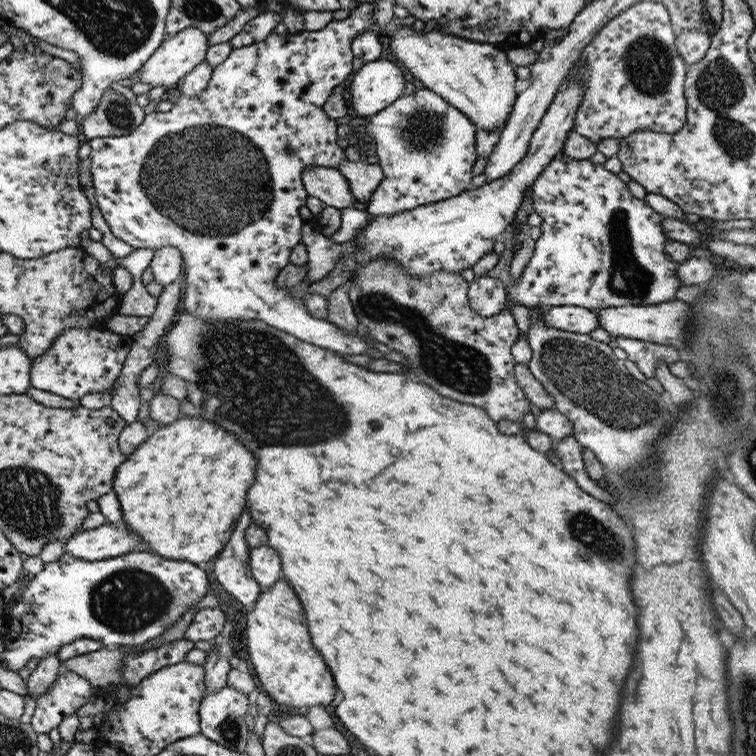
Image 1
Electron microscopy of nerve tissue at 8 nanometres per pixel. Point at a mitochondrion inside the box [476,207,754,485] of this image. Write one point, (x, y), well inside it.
(579, 371)

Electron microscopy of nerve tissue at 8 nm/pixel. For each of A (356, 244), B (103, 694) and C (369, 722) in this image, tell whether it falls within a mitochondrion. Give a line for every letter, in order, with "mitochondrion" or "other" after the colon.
A: other
B: other
C: other

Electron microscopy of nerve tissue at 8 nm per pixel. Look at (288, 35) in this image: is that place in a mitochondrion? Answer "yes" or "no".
no

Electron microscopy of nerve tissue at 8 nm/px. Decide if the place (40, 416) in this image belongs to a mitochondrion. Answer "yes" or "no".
no

